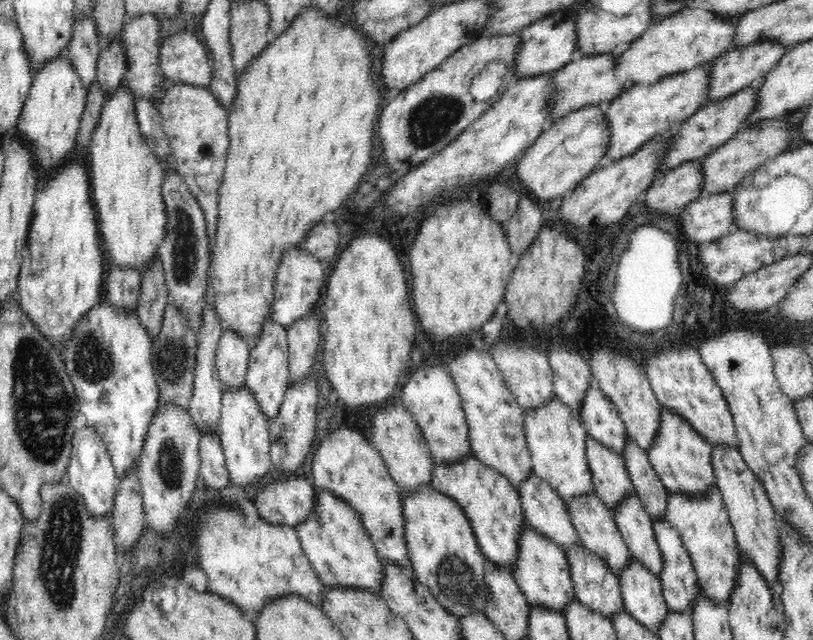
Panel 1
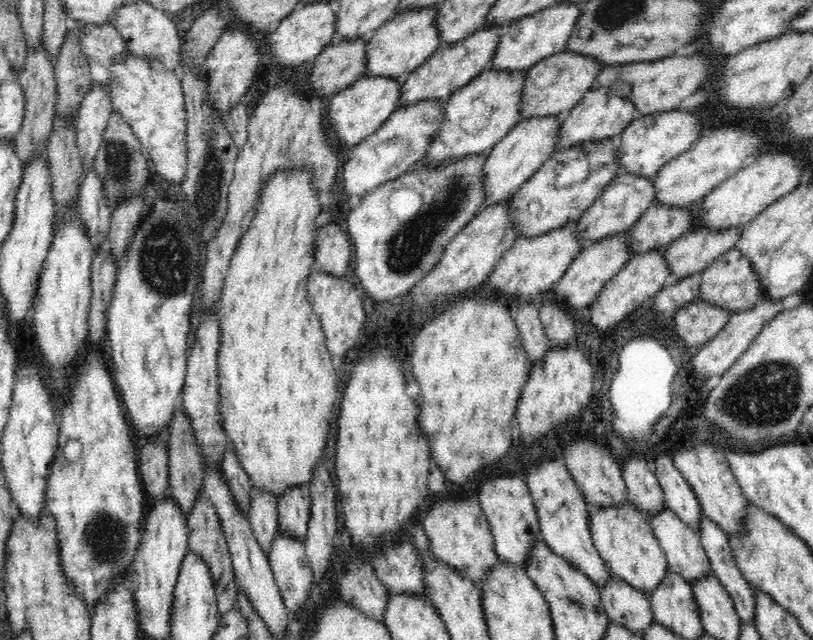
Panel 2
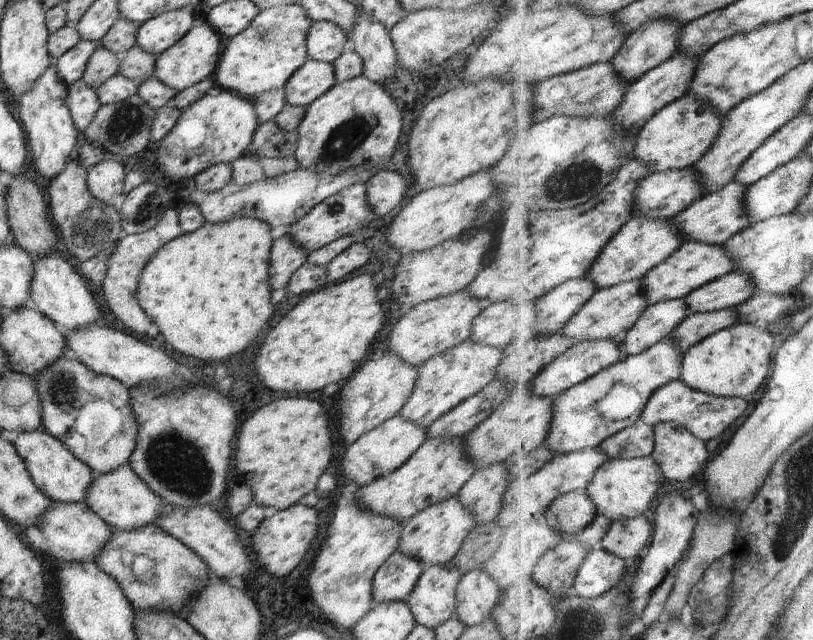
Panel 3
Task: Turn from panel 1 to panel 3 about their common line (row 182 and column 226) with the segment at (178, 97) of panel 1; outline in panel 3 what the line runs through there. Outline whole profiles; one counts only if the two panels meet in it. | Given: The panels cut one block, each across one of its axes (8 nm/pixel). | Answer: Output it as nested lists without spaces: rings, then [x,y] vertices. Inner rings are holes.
[[[366,164],[337,175],[325,172],[315,173],[308,169],[298,168],[276,178],[256,181],[246,186],[230,182],[223,189],[213,193],[207,193],[198,188],[192,189],[190,200],[198,206],[206,222],[210,224],[248,217],[268,223],[271,229],[278,228],[278,226],[288,226],[299,221],[314,206],[342,191],[343,188],[354,183],[365,183],[376,172],[371,166]]]

